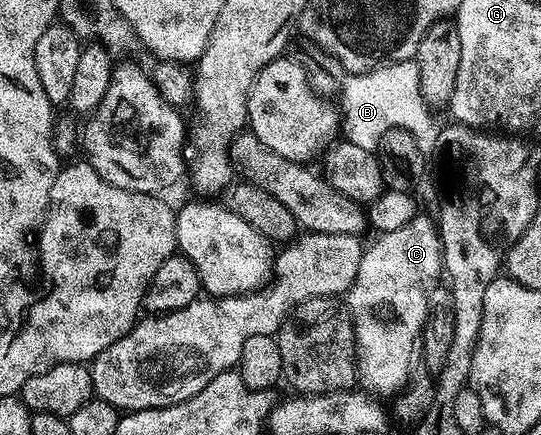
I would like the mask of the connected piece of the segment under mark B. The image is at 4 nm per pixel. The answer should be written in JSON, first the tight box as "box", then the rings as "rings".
{"box":[340,63,440,157],"rings":[[[388,63],[375,71],[365,71],[362,75],[347,74],[345,78],[340,83],[340,131],[345,142],[377,152],[384,133],[390,129],[404,129],[416,137],[416,145],[420,145],[428,157],[435,154],[440,123],[434,120],[435,112],[422,96],[417,63]]]}

